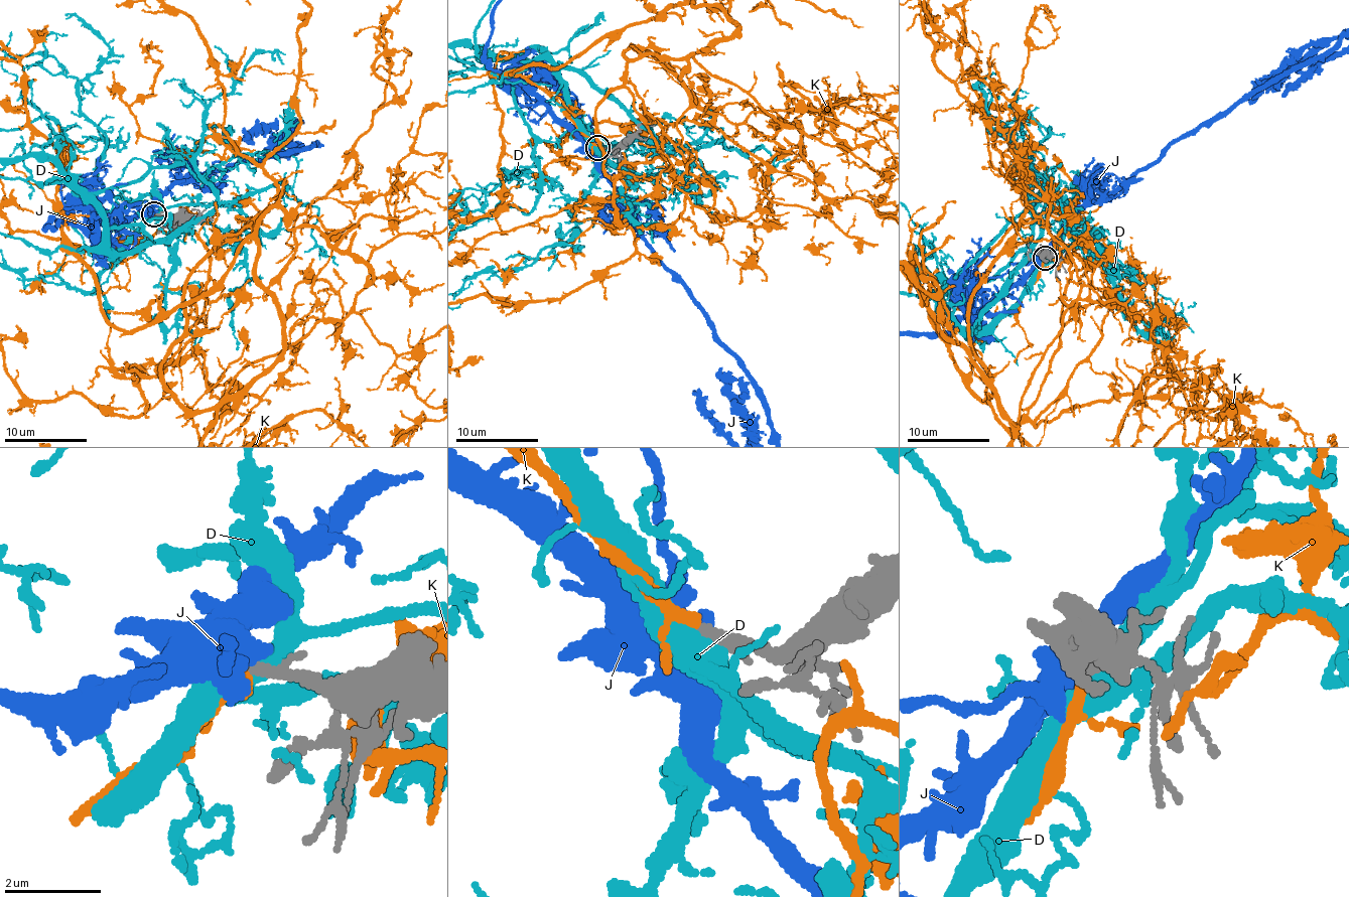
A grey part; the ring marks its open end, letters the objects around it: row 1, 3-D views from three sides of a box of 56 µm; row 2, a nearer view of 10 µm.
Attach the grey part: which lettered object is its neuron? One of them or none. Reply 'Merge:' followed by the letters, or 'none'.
Merge: none

